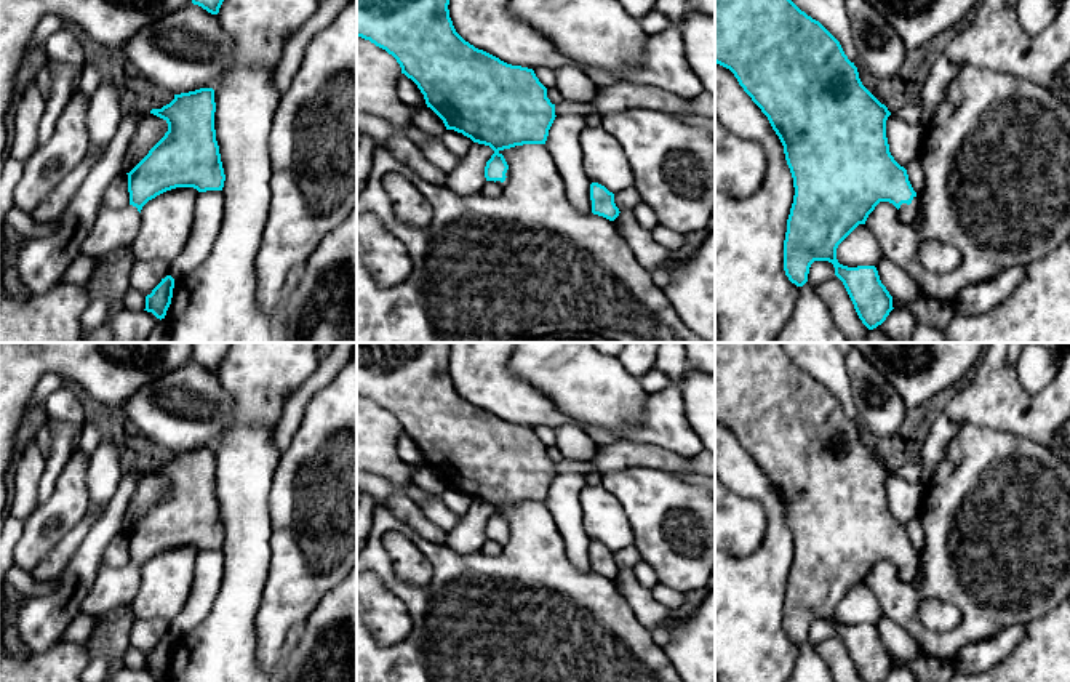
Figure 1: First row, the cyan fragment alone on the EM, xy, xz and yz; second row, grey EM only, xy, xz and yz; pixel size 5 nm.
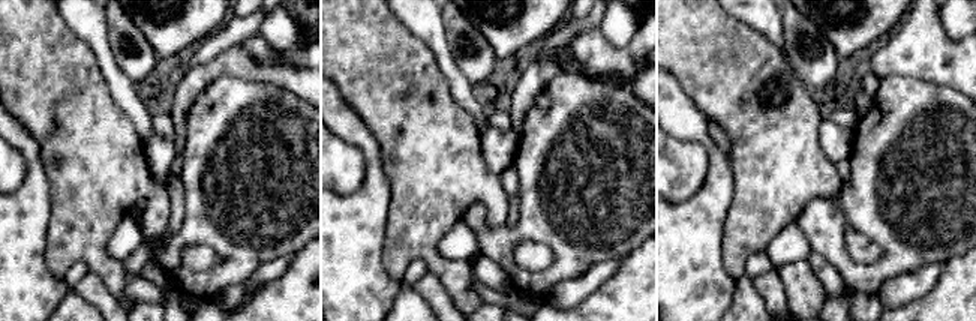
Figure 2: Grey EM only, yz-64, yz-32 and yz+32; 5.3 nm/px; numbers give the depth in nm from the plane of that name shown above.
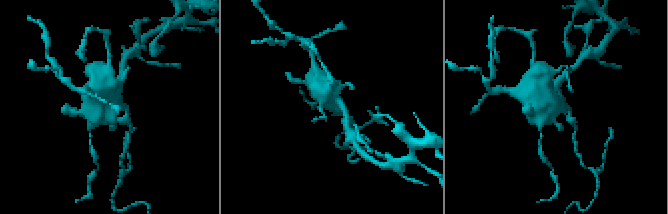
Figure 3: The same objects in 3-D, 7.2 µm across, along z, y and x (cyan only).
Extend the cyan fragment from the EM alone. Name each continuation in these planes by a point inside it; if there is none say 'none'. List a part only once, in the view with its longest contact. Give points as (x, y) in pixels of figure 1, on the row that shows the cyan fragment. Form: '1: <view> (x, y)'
1: yz (907, 213)

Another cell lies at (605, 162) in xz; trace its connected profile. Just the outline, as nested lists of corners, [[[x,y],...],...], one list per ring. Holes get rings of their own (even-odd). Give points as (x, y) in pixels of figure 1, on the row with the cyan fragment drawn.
[[[585,126],[579,144],[582,165],[592,183],[605,186],[613,194],[633,187],[633,170],[624,149],[601,126]]]

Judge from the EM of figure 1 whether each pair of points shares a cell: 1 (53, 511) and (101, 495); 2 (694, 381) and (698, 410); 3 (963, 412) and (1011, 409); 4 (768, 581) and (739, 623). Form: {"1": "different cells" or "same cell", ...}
{"1": "different cells", "2": "same cell", "3": "same cell", "4": "same cell"}

